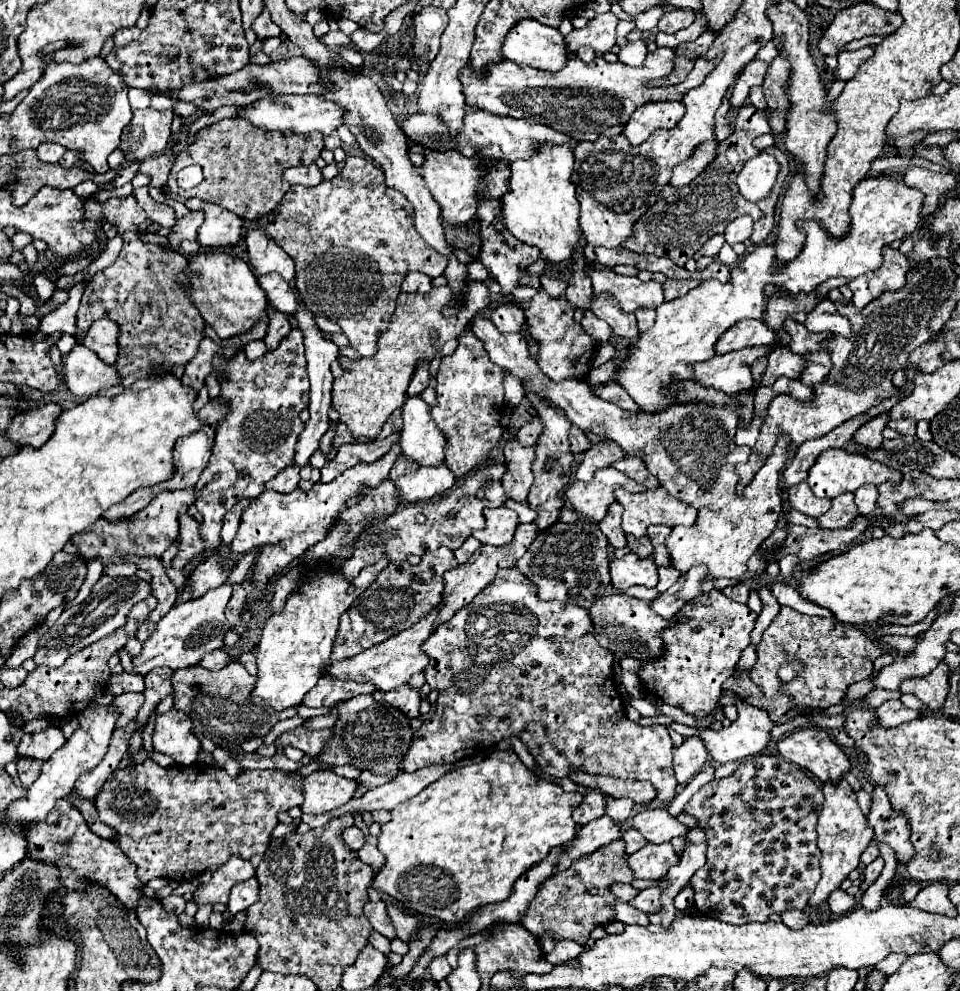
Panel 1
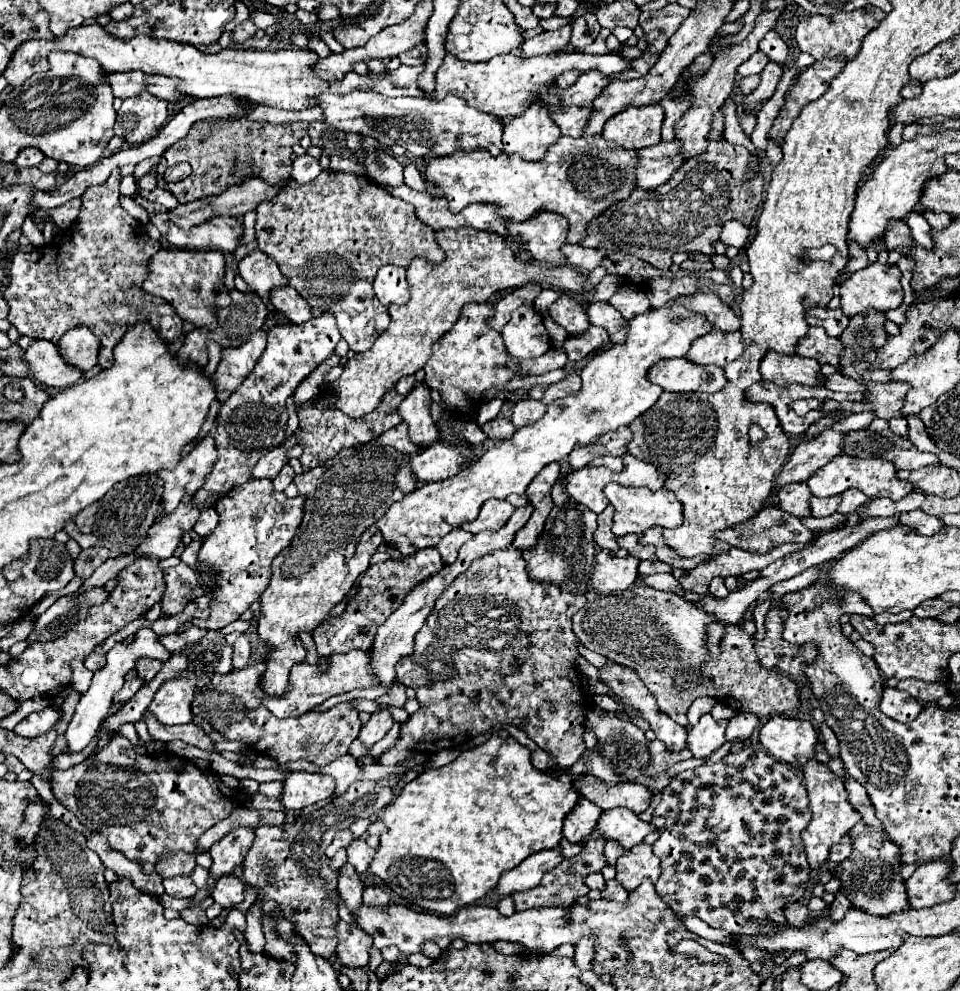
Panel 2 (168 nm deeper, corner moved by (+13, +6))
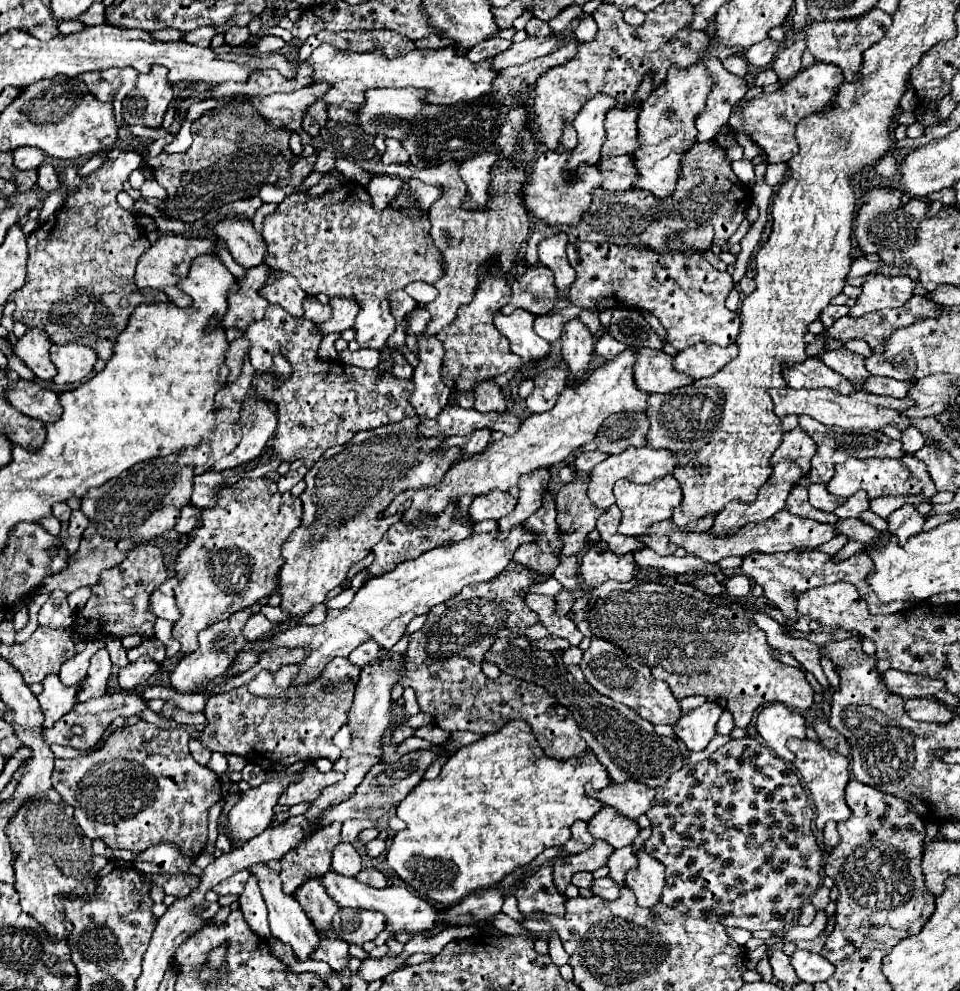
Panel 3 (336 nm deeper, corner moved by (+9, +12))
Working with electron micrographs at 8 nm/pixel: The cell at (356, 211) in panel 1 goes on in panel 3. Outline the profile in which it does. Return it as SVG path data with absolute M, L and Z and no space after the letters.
M354 181L342 183L340 189L318 195L318 197L308 197L308 193L298 193L286 197L280 205L278 211L268 215L264 219L264 229L262 229L264 241L268 245L266 253L266 265L272 269L290 273L296 277L298 285L308 293L326 293L326 295L350 295L358 301L360 313L356 317L356 341L360 347L366 349L382 349L388 341L388 337L396 329L396 319L390 313L390 305L386 295L404 289L412 281L424 281L424 283L434 283L444 277L444 263L442 263L442 253L436 251L432 237L430 237L430 221L428 217L412 221L404 211L394 211L394 209L384 209L382 213L374 211L370 195L366 189Z

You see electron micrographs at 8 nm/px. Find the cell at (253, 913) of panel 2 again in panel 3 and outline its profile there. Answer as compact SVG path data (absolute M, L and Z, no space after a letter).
M330 823L328 827L322 827L310 835L310 839L300 843L296 849L286 853L280 859L280 879L284 883L284 893L292 895L308 879L322 877L326 871L330 871L330 849L334 849L334 845L340 841L340 823Z

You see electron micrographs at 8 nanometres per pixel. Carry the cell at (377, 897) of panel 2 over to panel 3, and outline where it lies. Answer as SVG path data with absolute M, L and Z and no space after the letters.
M376 867L360 871L360 873L356 875L356 879L358 879L360 883L366 883L366 885L370 885L370 887L378 887L378 889L386 887L386 877L384 877L384 875L382 875L382 873L380 873Z

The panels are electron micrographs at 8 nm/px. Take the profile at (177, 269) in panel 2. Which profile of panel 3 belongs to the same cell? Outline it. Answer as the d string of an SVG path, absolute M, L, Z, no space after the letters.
M160 235L158 241L146 253L142 253L142 257L138 259L134 281L140 289L146 289L146 287L158 289L158 291L166 293L174 305L186 307L186 305L190 305L190 297L186 297L178 289L176 283L188 275L188 267L198 255L214 253L212 249L214 249L214 241L210 241L210 239L186 239L182 235Z

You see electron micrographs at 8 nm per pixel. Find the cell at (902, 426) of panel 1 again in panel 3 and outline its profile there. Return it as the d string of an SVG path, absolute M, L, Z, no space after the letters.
M908 427L902 433L902 449L904 449L904 453L916 453L920 447L924 447L924 443L926 443L926 439L914 427Z

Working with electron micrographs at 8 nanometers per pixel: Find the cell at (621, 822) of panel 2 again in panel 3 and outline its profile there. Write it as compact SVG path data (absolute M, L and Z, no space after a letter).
M604 805L602 811L598 811L588 821L588 831L594 839L602 839L614 849L622 849L626 845L632 845L640 827L636 821L626 821L624 817L618 817L612 809L606 809Z

